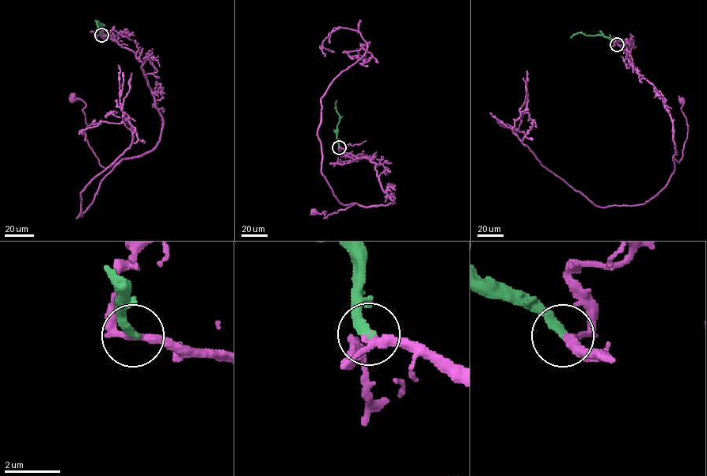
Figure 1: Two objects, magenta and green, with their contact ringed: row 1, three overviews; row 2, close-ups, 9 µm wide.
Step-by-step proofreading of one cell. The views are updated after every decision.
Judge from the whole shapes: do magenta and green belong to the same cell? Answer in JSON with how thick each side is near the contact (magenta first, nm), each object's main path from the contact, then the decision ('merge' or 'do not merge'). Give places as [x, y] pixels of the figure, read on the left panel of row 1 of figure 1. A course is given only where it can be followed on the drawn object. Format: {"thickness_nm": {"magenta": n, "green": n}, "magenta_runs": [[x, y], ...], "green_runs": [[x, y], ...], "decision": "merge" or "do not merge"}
{"thickness_nm": {"magenta": 240, "green": 360}, "magenta_runs": [[101, 35], [142, 62], [161, 117], [160, 141], [140, 155], [103, 167], [84, 133], [86, 104], [73, 98]], "green_runs": [[101, 35], [98, 24], [101, 25], [97, 22], [98, 28]], "decision": "merge"}

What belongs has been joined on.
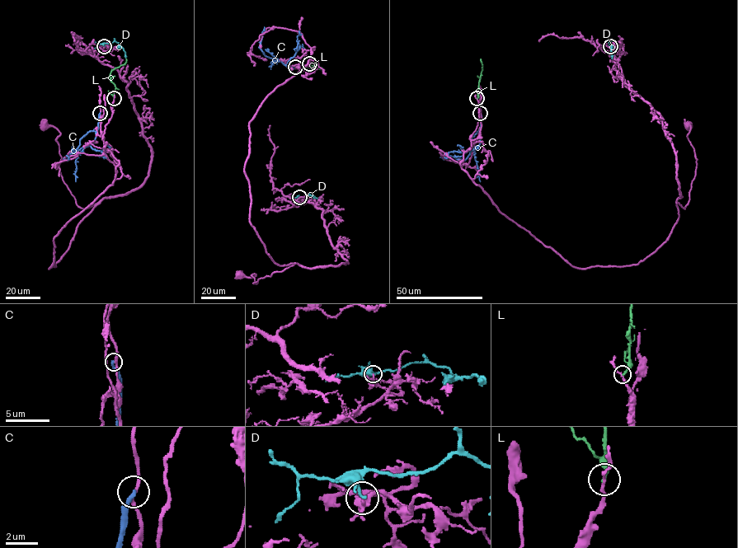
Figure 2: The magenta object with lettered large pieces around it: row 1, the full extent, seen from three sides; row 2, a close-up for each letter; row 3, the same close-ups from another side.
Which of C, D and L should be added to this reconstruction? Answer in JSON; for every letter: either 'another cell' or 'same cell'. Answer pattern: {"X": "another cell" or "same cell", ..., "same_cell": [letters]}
{"C": "another cell", "D": "another cell", "L": "another cell", "same_cell": []}

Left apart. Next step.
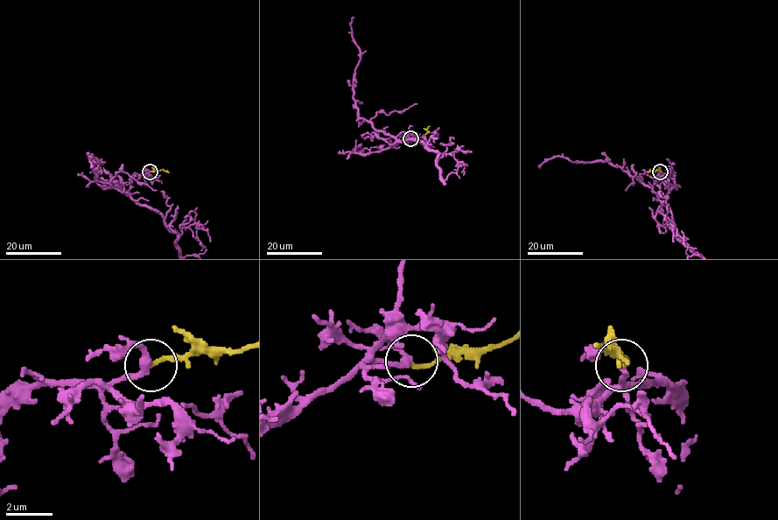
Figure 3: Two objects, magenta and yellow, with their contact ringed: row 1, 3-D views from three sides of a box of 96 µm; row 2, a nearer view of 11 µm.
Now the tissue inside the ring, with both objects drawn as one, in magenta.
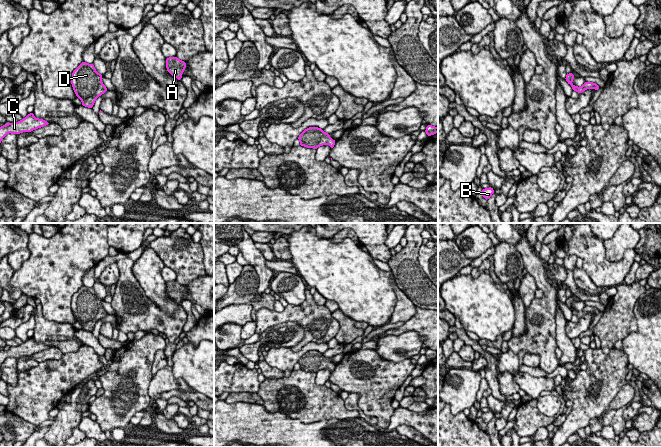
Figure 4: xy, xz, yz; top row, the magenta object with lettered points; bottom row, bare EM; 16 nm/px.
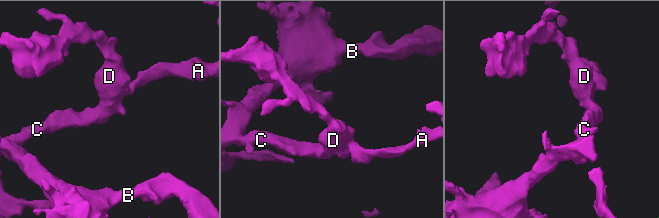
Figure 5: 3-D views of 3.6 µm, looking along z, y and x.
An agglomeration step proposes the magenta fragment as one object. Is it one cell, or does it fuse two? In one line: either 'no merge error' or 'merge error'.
no merge error

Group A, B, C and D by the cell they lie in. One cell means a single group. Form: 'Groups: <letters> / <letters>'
Groups: A B C D

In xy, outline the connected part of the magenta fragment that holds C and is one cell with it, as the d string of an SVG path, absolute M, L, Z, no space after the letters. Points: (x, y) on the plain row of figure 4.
M33 337L28 338L21 345L15 347L8 347L0 351L0 367L6 358L20 358L22 356L31 356L35 353L41 352L50 348L43 343L38 343L34 341Z

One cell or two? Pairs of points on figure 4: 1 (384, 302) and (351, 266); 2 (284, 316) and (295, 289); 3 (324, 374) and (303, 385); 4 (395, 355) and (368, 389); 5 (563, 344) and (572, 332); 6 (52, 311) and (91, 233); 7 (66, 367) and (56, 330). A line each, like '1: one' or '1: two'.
1: one
2: two
3: two
4: two
5: two
6: one
7: two

